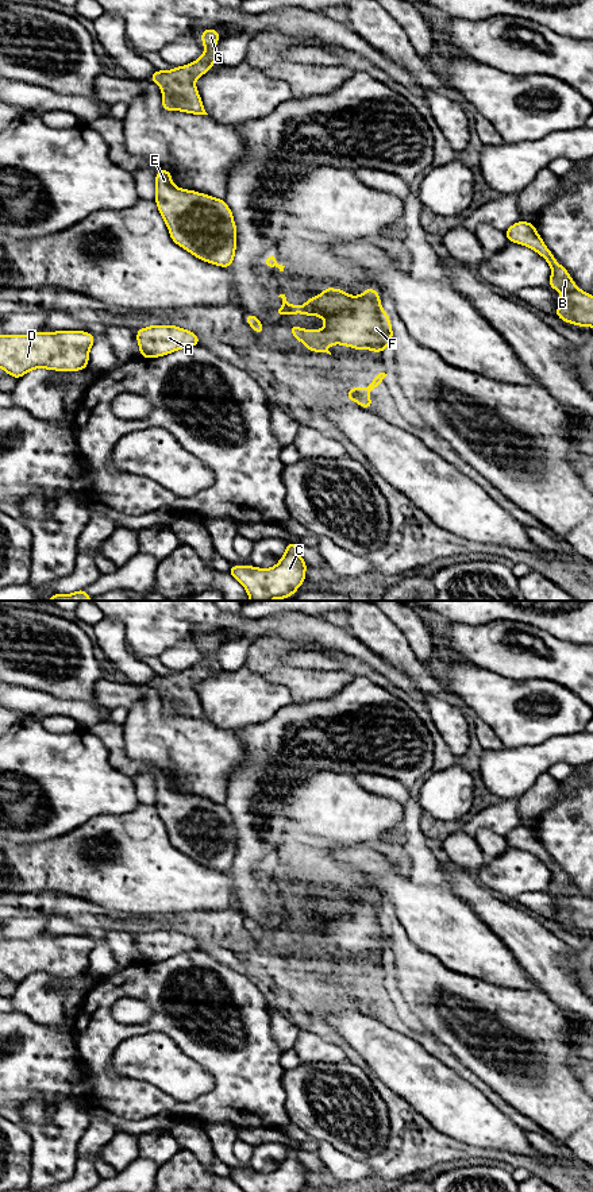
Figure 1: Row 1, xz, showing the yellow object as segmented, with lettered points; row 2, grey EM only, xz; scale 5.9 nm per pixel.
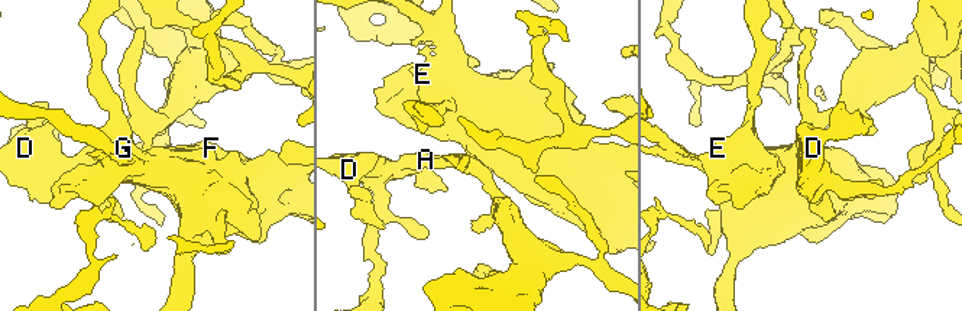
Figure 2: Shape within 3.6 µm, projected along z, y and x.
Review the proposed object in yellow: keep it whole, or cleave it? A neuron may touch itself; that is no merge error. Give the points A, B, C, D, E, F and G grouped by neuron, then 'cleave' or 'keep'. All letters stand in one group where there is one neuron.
A B C D E F G; keep

